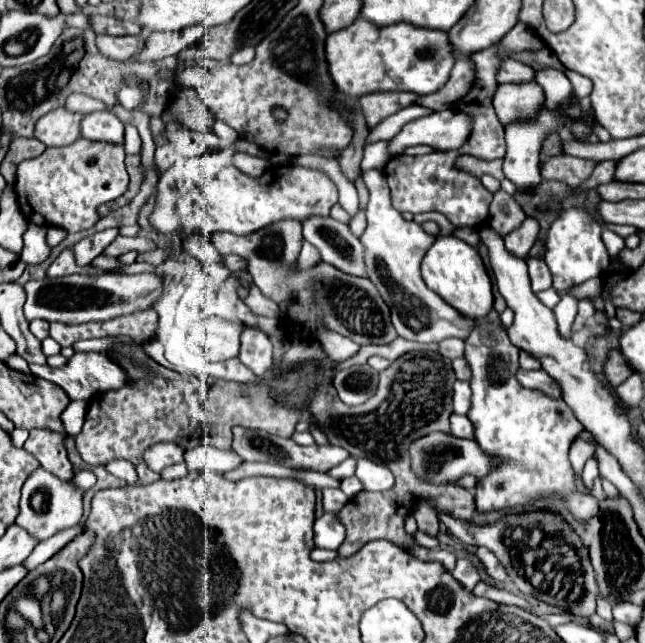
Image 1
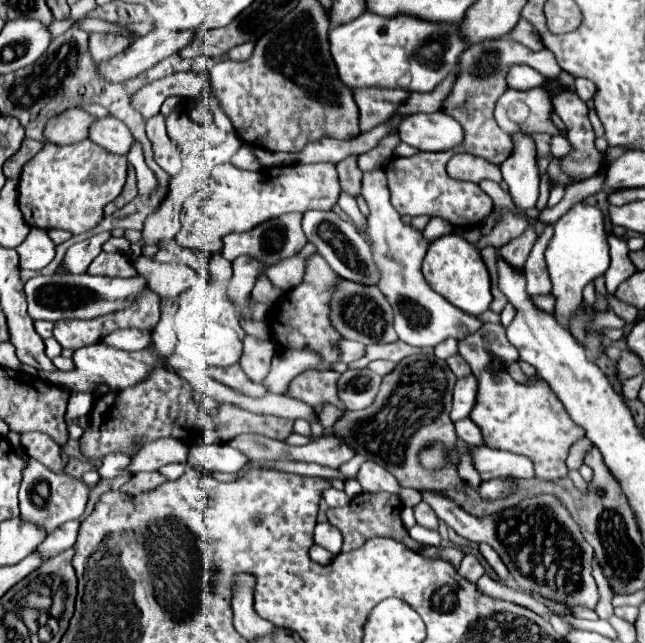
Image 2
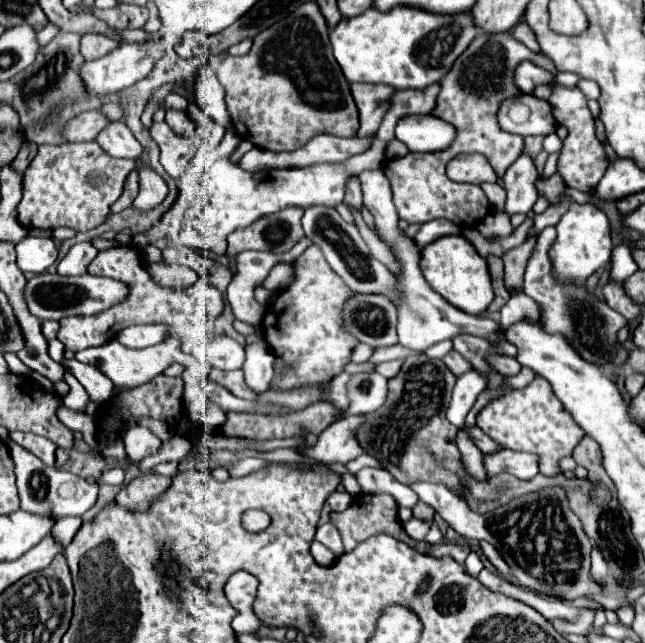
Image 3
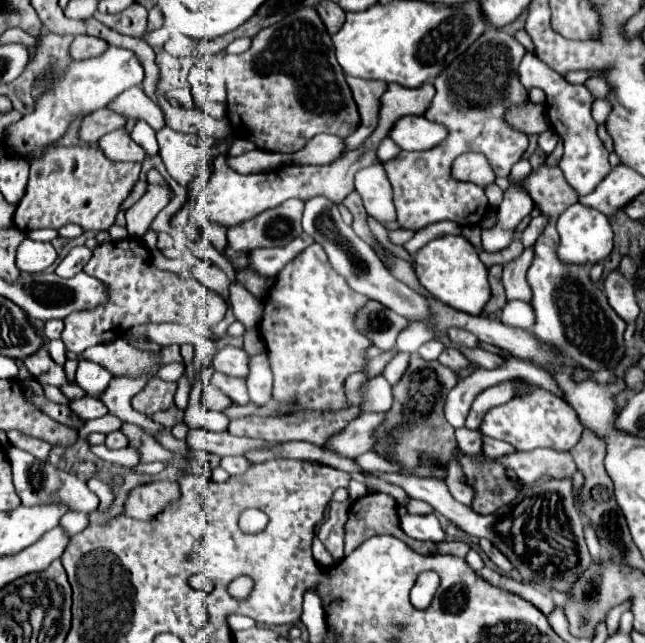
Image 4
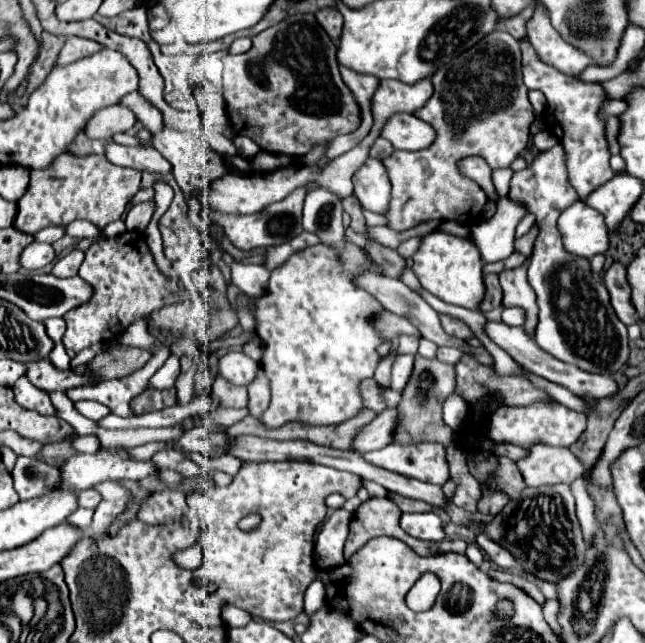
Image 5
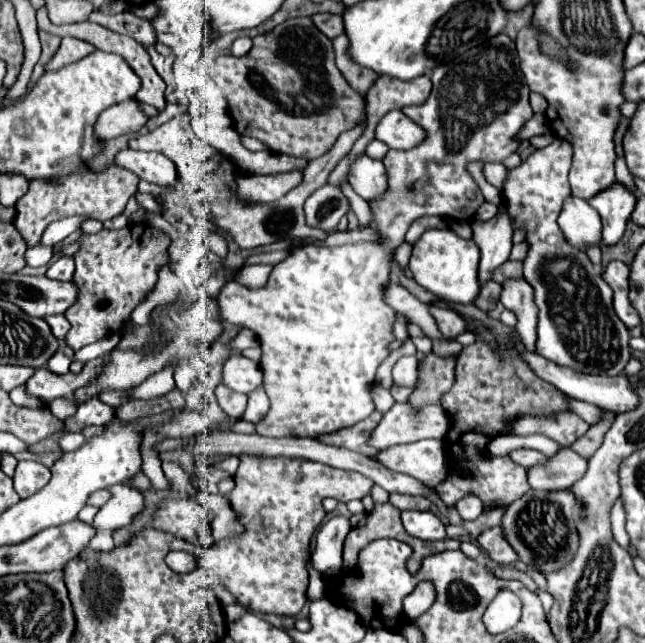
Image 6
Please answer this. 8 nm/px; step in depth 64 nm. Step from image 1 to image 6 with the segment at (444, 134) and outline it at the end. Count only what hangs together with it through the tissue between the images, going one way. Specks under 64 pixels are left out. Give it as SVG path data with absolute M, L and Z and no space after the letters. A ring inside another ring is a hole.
M392 110L376 126L376 138L390 148L410 150L424 140L424 130L400 110Z

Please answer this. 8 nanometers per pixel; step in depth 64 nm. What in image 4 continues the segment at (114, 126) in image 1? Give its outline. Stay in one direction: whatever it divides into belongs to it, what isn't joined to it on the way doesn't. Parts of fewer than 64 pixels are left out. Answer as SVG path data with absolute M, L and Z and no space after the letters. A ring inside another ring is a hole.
M116 130L100 138L98 142L100 150L110 158L112 162L138 162L142 164L148 154L130 138L126 130Z

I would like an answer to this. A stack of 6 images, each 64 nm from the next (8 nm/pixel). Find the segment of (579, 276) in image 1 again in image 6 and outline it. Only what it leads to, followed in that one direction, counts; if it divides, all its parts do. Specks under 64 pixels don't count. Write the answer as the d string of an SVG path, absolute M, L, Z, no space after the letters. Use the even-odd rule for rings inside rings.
M570 196L570 200L564 200L562 212L558 216L558 226L566 240L576 248L586 248L588 244L600 242L600 216L588 202L580 198Z

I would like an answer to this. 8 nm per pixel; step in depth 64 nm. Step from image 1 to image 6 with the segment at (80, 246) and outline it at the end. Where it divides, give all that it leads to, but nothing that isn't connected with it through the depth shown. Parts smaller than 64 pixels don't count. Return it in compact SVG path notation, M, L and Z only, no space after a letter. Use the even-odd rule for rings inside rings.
M64 256L64 258L58 258L46 272L48 278L52 280L62 280L62 282L68 282L72 280L72 274L74 274L74 260L72 256Z

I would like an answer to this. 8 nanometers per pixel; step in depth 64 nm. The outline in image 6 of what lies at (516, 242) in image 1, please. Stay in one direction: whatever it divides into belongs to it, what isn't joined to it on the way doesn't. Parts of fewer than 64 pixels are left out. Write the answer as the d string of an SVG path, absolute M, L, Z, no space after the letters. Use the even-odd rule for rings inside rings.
M518 278L518 280L506 280L502 288L504 290L502 290L500 302L516 314L518 318L516 332L520 340L524 340L524 348L528 348L530 352L536 352L534 344L536 344L538 308L534 304L532 286L524 278Z

